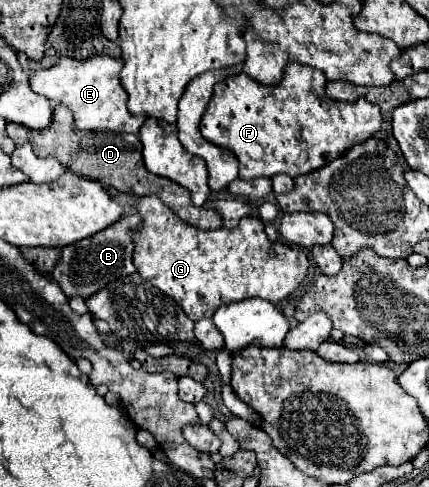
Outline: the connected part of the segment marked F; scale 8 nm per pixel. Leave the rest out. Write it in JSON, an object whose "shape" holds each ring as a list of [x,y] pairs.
{"shape":[[[289,64],[285,76],[275,86],[263,86],[251,80],[245,72],[237,76],[229,76],[227,80],[215,84],[213,96],[209,100],[205,112],[205,124],[201,120],[201,134],[215,146],[231,150],[239,160],[239,176],[243,180],[259,178],[259,176],[275,176],[287,174],[291,178],[309,174],[327,166],[339,154],[347,152],[355,144],[363,144],[365,140],[373,138],[381,128],[381,112],[377,104],[359,98],[355,104],[349,102],[335,102],[325,94],[327,78],[323,72],[315,68],[305,68],[301,64]]]}

